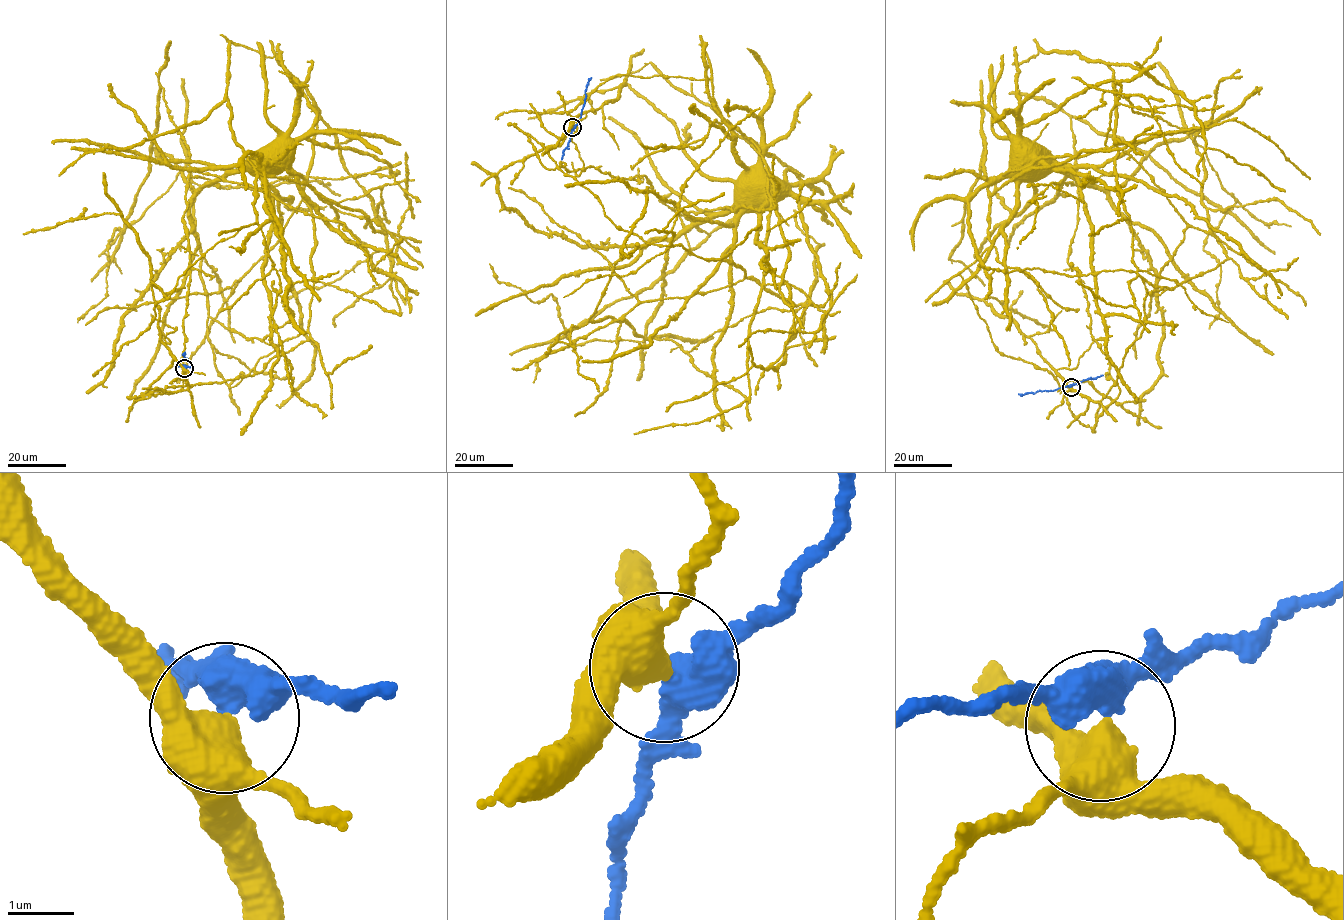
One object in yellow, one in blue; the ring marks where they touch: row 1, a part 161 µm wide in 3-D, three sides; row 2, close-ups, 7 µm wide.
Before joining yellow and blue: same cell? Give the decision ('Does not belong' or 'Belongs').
Does not belong

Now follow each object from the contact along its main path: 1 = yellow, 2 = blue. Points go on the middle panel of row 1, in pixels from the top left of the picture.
1: (572, 127), (570, 172), (527, 136), (617, 227), (804, 305), (775, 367), (808, 305), (765, 269), (780, 189)
2: (572, 127), (579, 122), (585, 90), (591, 77)

